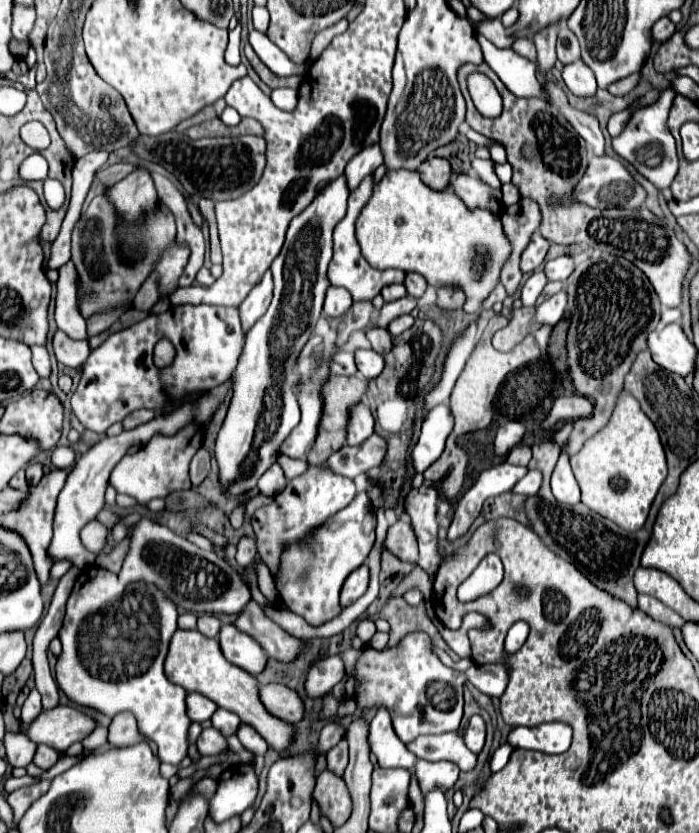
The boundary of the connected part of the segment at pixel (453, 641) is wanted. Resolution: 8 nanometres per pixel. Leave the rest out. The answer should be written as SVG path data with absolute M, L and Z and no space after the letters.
M434 619L434 625L438 627L440 635L444 637L444 641L448 643L448 647L458 653L458 657L470 657L470 643L468 643L468 637L466 637L466 631L464 629L458 629L458 631L450 631L448 627L444 627L438 619Z

